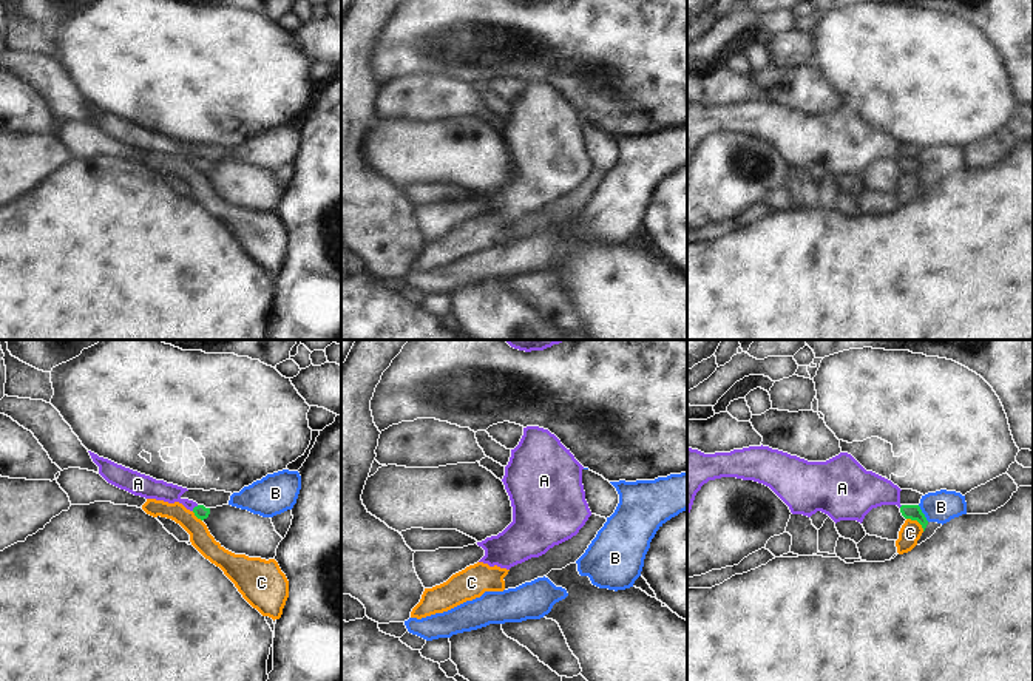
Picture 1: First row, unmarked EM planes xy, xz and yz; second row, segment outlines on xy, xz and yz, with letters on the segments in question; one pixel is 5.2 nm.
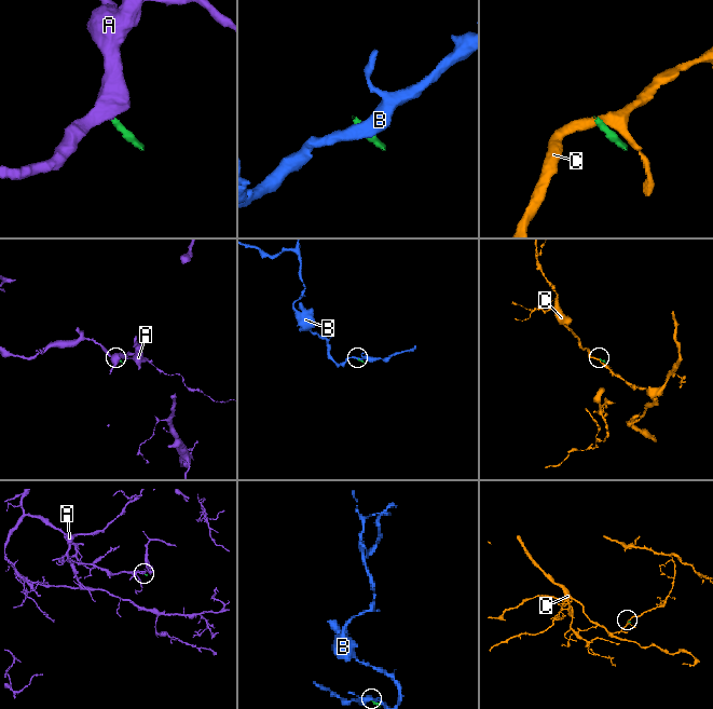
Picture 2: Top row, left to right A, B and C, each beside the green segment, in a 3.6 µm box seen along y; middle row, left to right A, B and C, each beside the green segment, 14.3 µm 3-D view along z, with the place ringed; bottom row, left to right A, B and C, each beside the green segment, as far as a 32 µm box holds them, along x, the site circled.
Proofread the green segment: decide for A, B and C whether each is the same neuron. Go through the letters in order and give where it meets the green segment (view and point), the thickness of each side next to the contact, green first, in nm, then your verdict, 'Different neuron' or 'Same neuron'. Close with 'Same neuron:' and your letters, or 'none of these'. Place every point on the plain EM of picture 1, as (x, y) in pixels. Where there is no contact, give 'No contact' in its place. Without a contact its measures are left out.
A: Touches green at xy (195, 161). Thickness 70 nm (green) against 110 nm. Same neuron
B: Touches green at yz (922, 167). Thickness 80 nm (green) against 170 nm. Different neuron
C: Touches green at yz (916, 173). Thickness 80 nm (green) against 110 nm. Different neuron
Same neuron: A.

